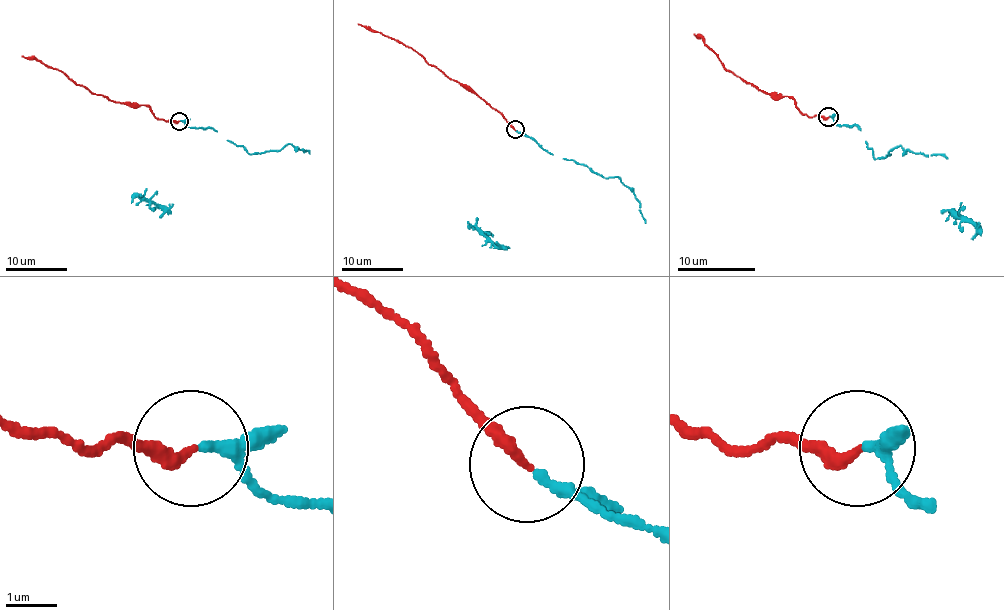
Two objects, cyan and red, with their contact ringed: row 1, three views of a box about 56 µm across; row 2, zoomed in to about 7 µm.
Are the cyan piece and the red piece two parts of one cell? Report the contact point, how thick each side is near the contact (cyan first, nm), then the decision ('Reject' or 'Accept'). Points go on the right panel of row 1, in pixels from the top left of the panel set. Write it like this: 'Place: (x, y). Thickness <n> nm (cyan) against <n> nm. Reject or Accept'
Place: (828, 116). Thickness 150 nm (cyan) against 240 nm. Accept

